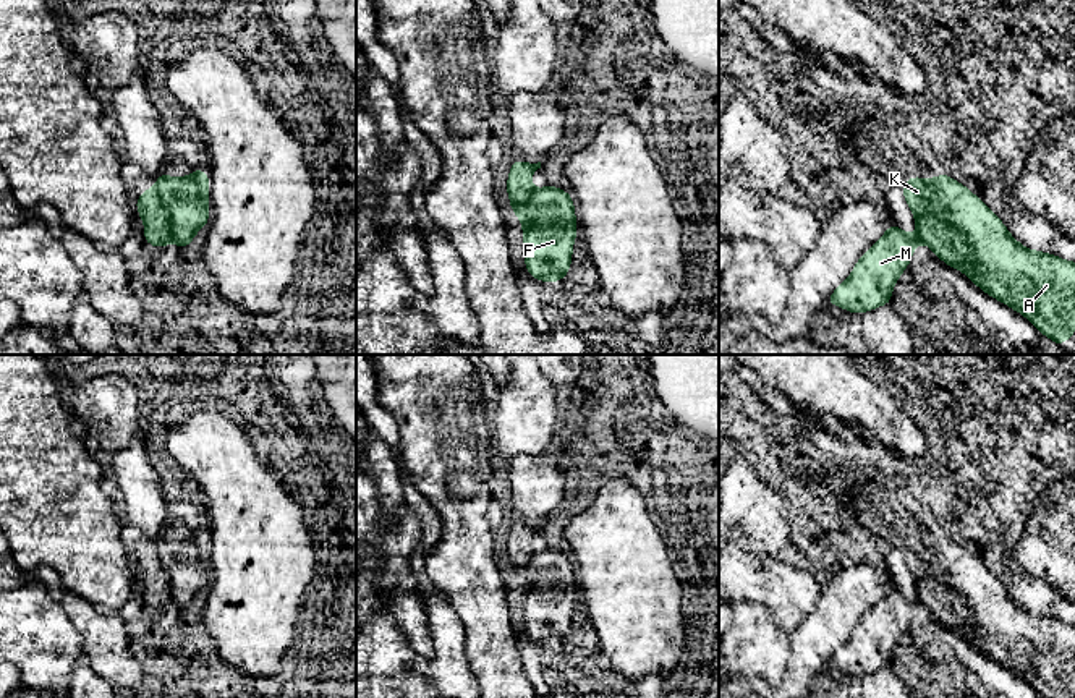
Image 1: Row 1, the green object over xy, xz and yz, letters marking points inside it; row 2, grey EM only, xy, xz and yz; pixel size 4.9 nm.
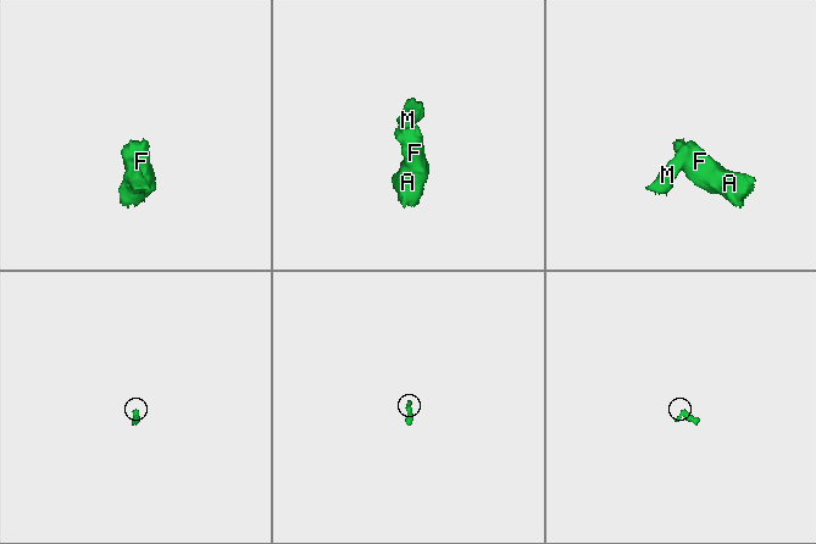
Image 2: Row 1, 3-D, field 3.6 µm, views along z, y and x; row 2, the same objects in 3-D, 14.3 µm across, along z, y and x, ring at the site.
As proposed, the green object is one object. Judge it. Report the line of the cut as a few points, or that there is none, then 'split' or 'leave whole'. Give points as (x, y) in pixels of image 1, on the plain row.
cut in xy along (156, 556), (169, 577), (174, 604); split

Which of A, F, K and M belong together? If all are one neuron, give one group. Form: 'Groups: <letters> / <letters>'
Groups: A F K / M

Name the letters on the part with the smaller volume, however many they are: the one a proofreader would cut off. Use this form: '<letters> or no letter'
M

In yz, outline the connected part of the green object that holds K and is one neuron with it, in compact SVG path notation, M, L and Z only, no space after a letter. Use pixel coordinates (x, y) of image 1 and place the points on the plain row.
M945 534L929 543L908 539L900 552L920 604L947 630L963 635L986 658L1025 679L1043 698L1075 698L1075 625L1025 611L976 557Z

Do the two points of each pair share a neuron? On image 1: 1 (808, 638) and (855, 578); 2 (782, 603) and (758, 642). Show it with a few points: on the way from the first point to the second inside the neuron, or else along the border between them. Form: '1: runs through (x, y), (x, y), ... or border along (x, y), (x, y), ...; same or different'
1: runs through (823, 624), (850, 593); same
2: border along (737, 601), (758, 601), (787, 634); different

